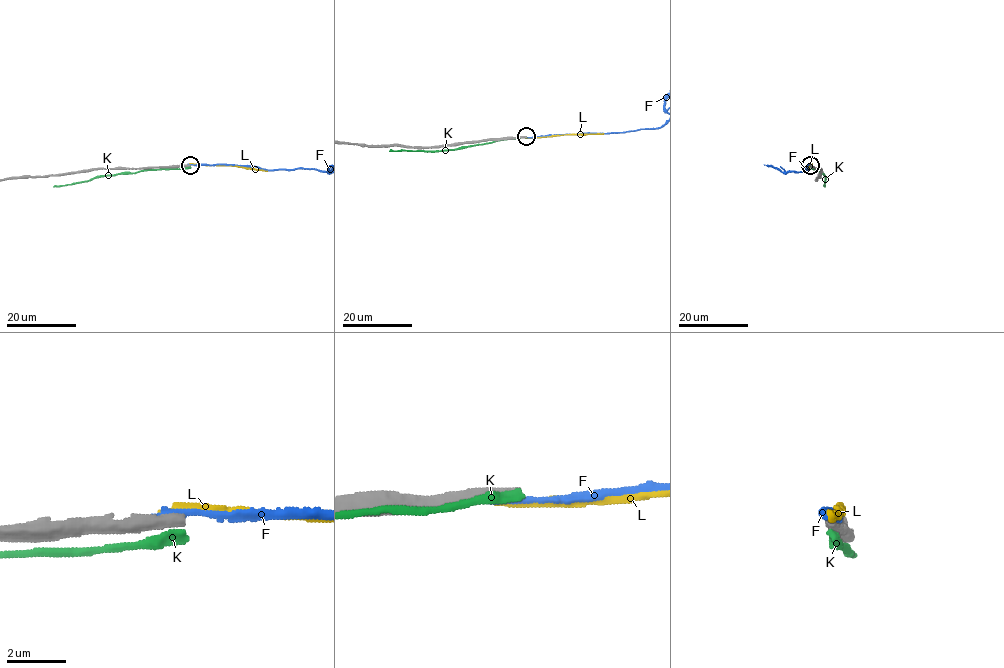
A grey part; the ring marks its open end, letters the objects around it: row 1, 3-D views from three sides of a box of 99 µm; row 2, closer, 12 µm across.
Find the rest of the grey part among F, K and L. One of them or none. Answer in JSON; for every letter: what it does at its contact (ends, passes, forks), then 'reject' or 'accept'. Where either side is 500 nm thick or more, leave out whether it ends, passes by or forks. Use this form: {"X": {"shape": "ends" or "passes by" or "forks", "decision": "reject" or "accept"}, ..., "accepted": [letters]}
{"F": {"decision": "reject"}, "K": {"shape": "ends", "decision": "reject"}, "L": {"decision": "reject"}, "accepted": []}

